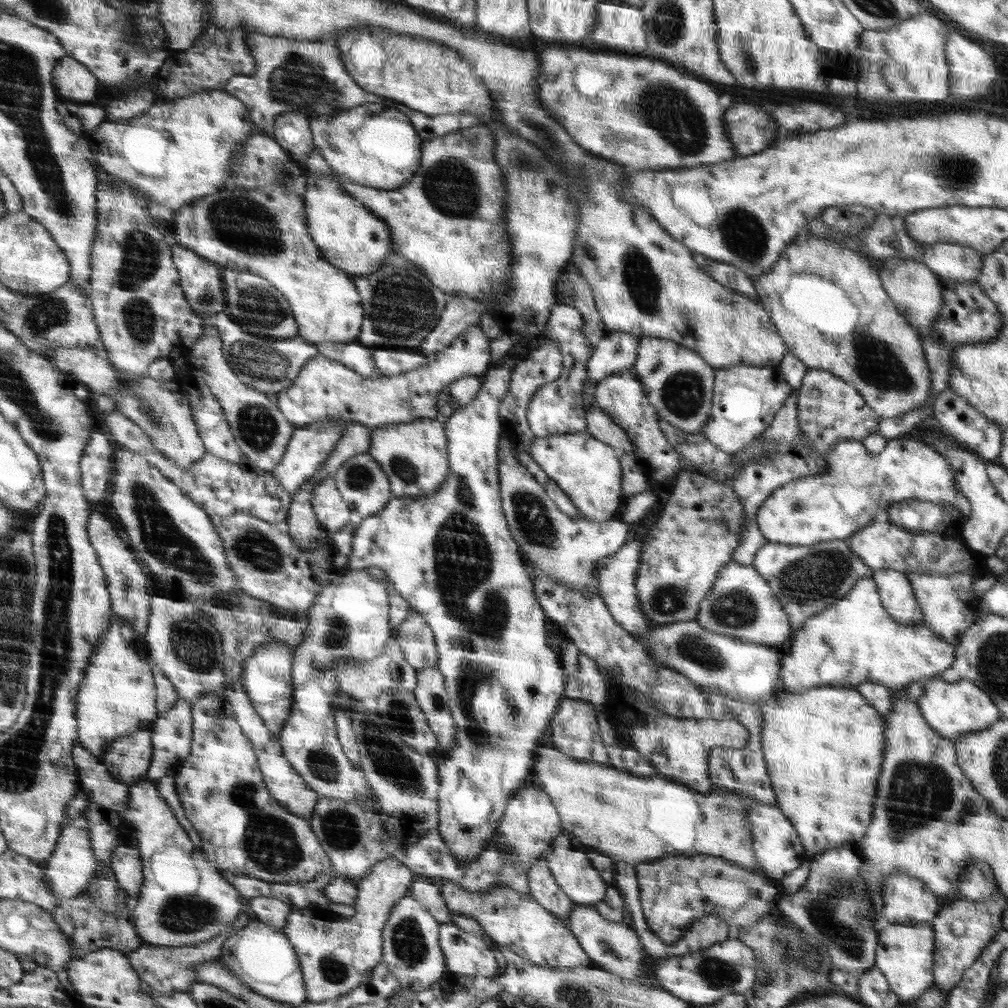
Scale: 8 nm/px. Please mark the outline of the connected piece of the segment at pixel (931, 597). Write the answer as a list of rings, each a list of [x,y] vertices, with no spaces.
[[[906,573],[906,577],[912,582],[912,589],[915,590],[916,601],[923,611],[923,621],[944,641],[953,643],[958,647],[958,643],[963,640],[964,633],[975,621],[978,605],[971,598],[972,584],[974,582],[969,573],[957,573],[950,576],[942,574],[919,574]]]

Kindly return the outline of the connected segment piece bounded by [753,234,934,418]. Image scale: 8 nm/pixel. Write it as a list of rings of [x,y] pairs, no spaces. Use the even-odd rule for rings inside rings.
[[[801,234],[784,250],[780,261],[772,266],[772,270],[768,274],[756,276],[753,280],[756,293],[758,293],[758,301],[763,302],[768,314],[775,319],[775,325],[779,327],[779,334],[783,337],[783,341],[787,345],[787,352],[797,356],[810,369],[827,370],[832,374],[838,375],[844,381],[848,381],[863,395],[870,404],[871,409],[875,410],[876,413],[884,418],[903,415],[907,412],[912,412],[912,410],[918,410],[918,408],[924,408],[924,406],[934,404],[934,398],[931,398],[931,367],[928,366],[926,350],[924,350],[923,342],[920,341],[919,331],[908,322],[904,314],[899,312],[895,302],[887,293],[882,280],[879,278],[879,267],[872,260],[868,260],[868,258],[864,258],[864,256],[860,256],[860,254],[856,254],[856,252],[840,246],[840,244],[834,244],[834,242],[813,237],[808,238]]]

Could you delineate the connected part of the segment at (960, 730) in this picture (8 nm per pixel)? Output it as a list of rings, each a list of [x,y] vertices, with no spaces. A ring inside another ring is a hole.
[[[938,675],[924,680],[924,694],[918,698],[917,707],[936,731],[952,741],[966,733],[989,728],[1002,718],[1000,707],[991,695],[976,683],[969,680],[948,683]]]

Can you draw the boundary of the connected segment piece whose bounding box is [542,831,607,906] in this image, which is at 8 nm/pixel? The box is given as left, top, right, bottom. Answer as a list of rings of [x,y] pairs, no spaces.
[[[564,831],[552,841],[551,848],[542,854],[542,858],[546,860],[552,876],[559,883],[564,894],[567,894],[577,905],[594,906],[607,896],[606,884],[599,871],[594,866],[590,866],[591,858],[588,857],[586,848],[587,846],[576,840],[572,834]]]

